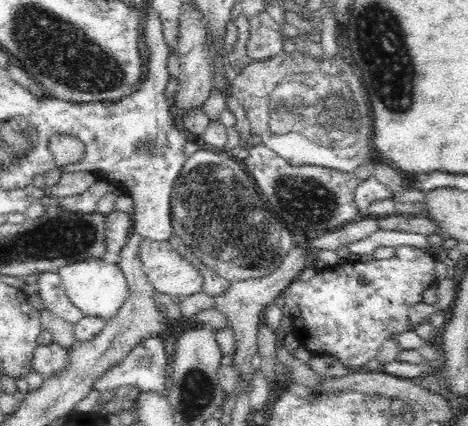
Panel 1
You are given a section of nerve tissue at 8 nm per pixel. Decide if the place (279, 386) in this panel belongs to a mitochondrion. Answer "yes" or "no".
no

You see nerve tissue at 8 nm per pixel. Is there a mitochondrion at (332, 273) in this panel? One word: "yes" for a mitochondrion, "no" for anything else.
no

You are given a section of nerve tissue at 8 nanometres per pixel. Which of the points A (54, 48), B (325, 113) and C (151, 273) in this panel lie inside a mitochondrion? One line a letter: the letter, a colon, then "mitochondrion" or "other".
A: mitochondrion
B: mitochondrion
C: other

